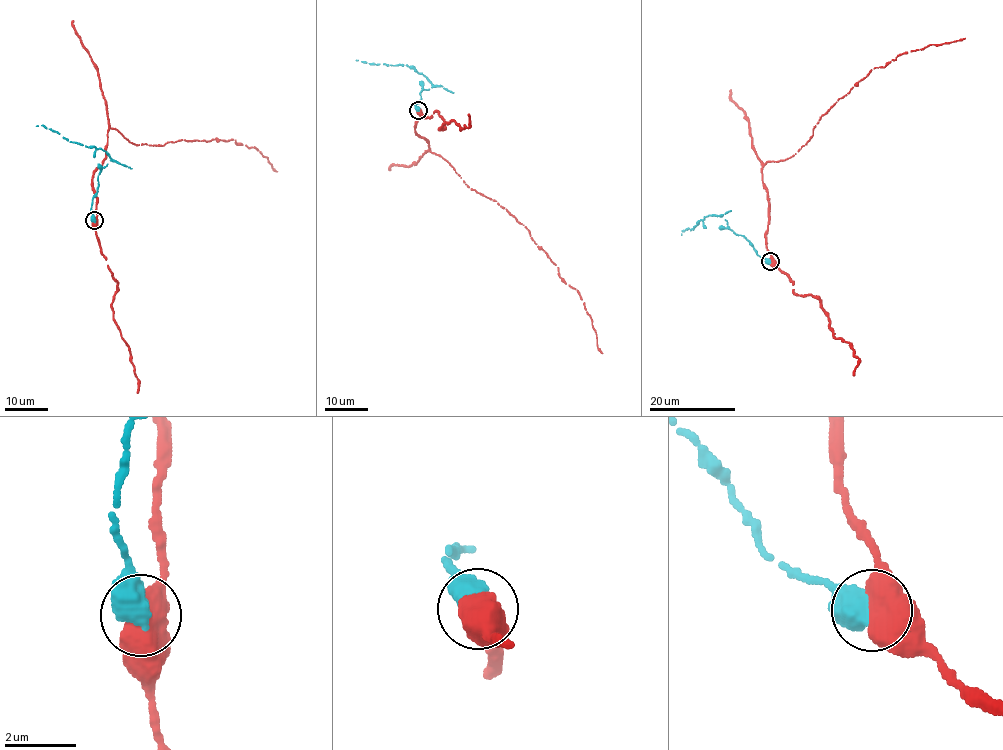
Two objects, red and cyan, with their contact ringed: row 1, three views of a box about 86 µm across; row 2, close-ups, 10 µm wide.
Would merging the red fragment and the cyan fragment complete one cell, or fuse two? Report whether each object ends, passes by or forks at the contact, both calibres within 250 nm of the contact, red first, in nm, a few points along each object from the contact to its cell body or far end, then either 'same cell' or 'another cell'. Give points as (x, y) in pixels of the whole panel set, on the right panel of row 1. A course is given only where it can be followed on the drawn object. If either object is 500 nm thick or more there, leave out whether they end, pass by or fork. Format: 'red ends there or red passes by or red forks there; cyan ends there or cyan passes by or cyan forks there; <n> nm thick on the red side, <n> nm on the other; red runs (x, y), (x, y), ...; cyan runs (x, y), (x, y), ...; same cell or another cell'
480 nm thick on the red side, 600 nm on the other; red runs (770, 261), (765, 163), (794, 155), (821, 115), (873, 68), (903, 53), (964, 38); cyan runs (770, 261), (759, 256), (745, 237), (731, 230), (721, 215), (704, 217), (693, 229), (688, 228), (682, 234); another cell

